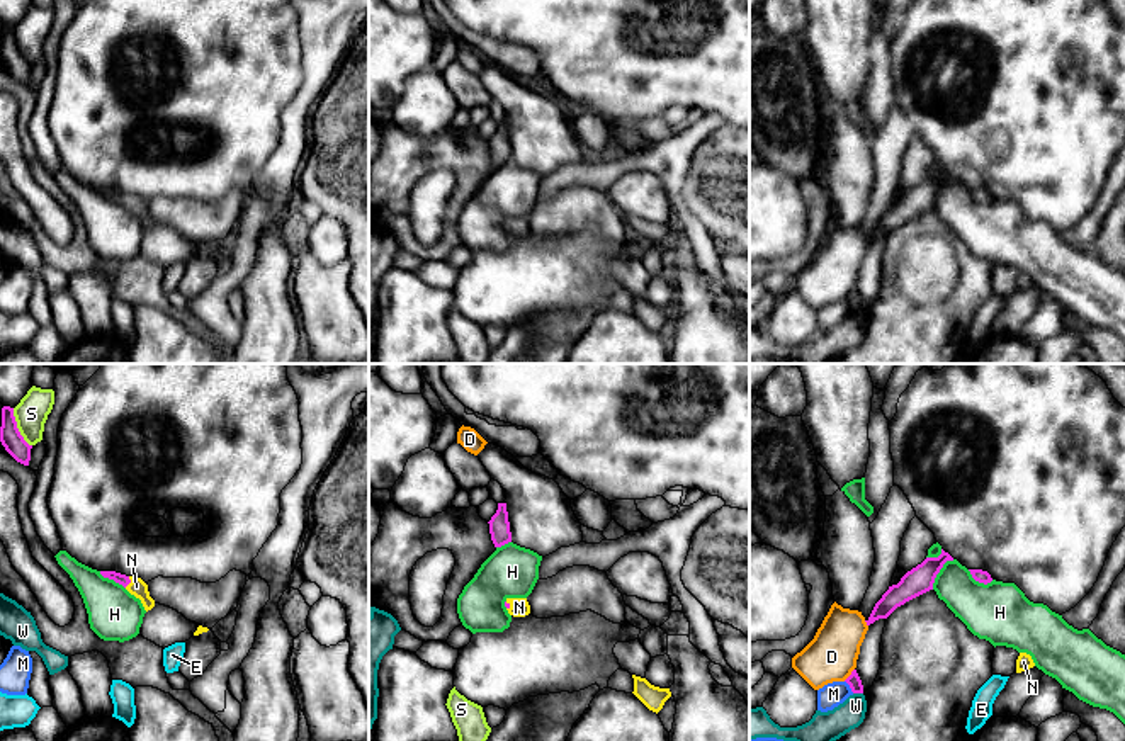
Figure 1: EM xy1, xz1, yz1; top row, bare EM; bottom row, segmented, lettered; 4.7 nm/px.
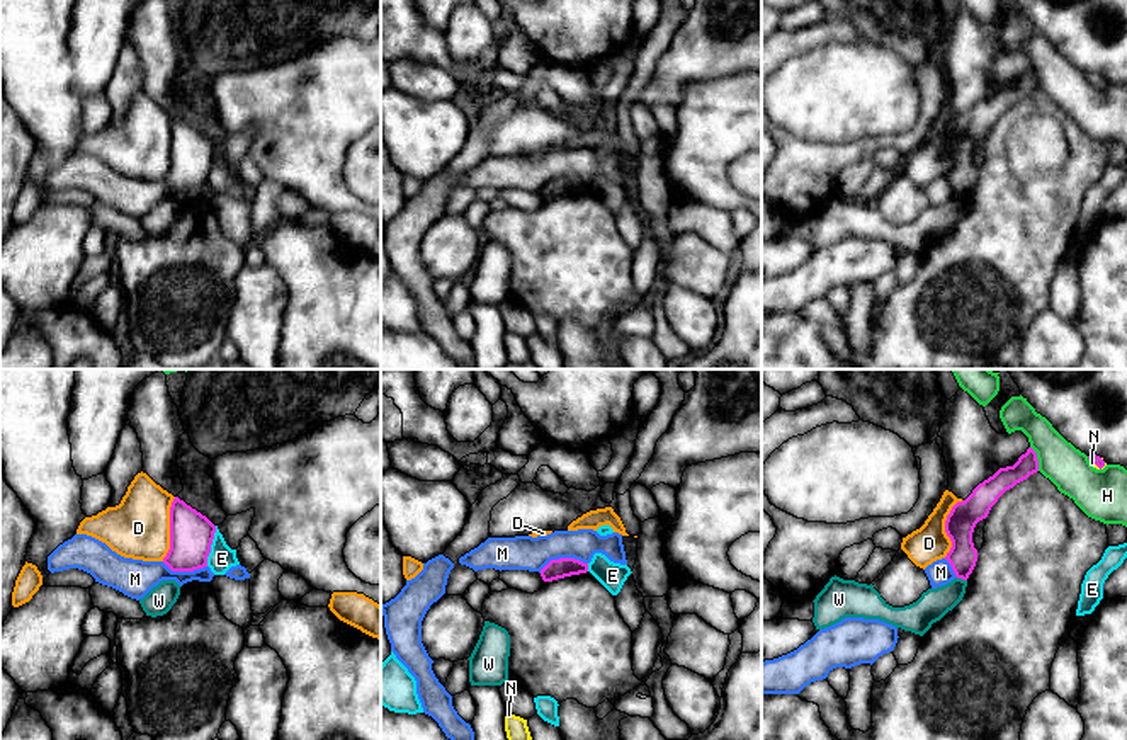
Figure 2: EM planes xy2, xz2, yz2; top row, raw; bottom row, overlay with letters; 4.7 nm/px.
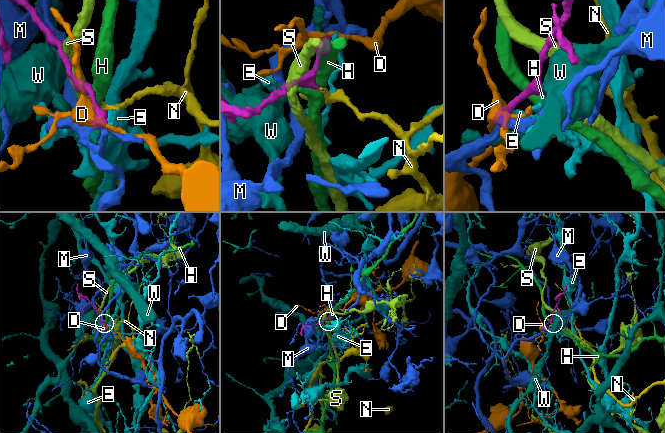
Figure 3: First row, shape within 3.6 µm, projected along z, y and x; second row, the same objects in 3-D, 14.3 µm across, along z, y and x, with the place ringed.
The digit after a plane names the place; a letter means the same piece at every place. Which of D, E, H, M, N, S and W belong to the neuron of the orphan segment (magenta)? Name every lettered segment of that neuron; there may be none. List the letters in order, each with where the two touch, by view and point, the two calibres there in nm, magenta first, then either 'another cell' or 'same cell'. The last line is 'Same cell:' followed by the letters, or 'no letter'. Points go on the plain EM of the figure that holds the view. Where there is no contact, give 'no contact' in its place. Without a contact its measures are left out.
D: xy2 (170, 148) | 200/300 nm | another cell
E: xy2 (209, 165) | 200/120 nm | another cell
H: yz1 (938, 191) | 130/220 nm | another cell
M: xz2 (563, 177) | 100/160 nm | another cell
N: xy1 (130, 201) | 50/80 nm | same cell
S: xy1 (16, 46) | 100/160 nm | another cell
W: yz2 (961, 196) | 140/150 nm | another cell
Same cell: N

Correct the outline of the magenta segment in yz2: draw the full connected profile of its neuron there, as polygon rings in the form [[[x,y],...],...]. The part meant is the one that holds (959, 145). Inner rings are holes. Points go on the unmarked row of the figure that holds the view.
[[[1028,66],[1013,85],[1000,87],[993,95],[979,102],[972,112],[957,121],[945,139],[945,151],[952,167],[945,179],[957,197],[967,199],[977,180],[972,151],[979,139],[986,138],[998,117],[1017,102],[1039,90],[1037,71]]]

